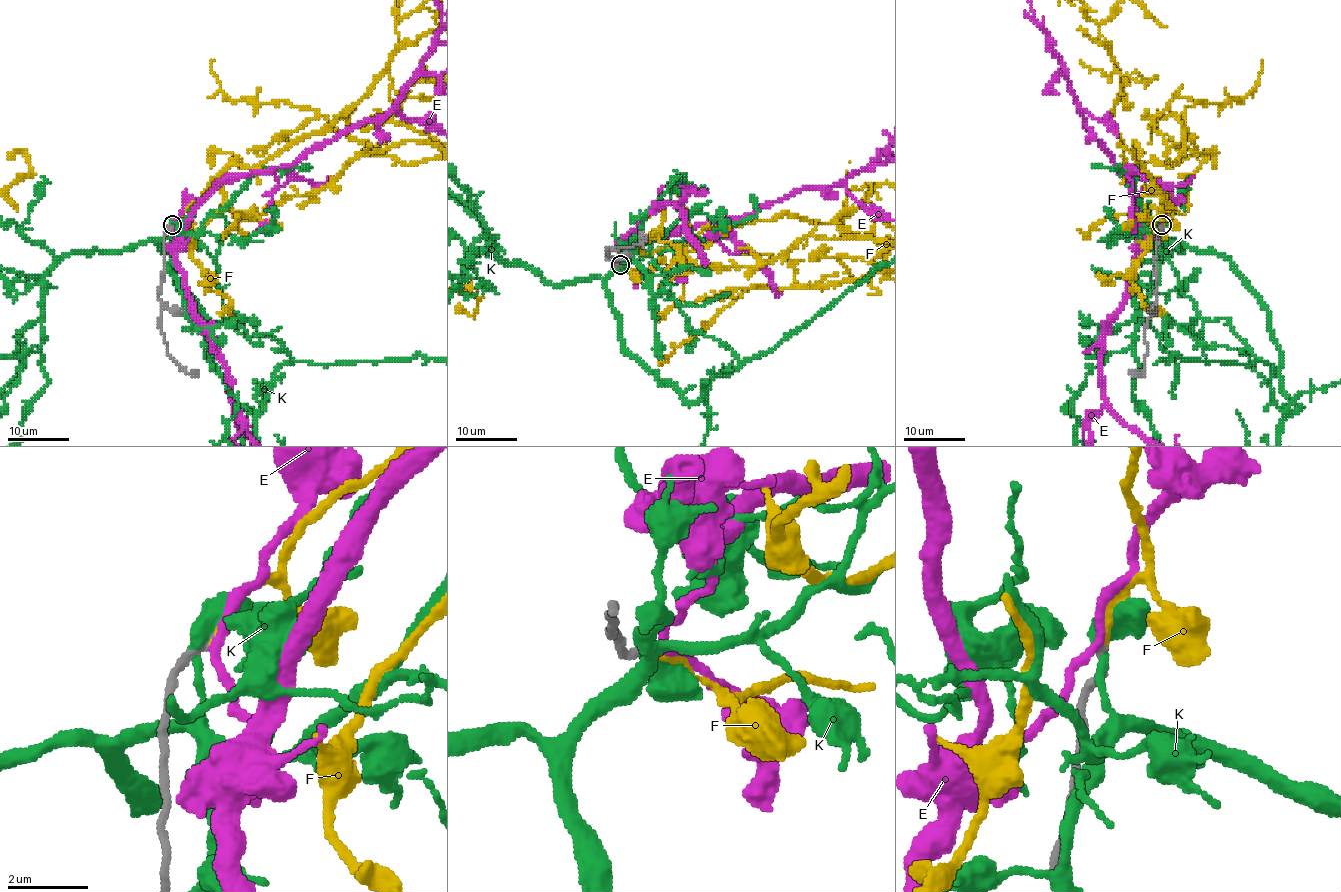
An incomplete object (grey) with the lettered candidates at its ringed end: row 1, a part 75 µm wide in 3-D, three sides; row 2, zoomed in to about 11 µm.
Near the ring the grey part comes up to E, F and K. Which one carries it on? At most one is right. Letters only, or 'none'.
F

